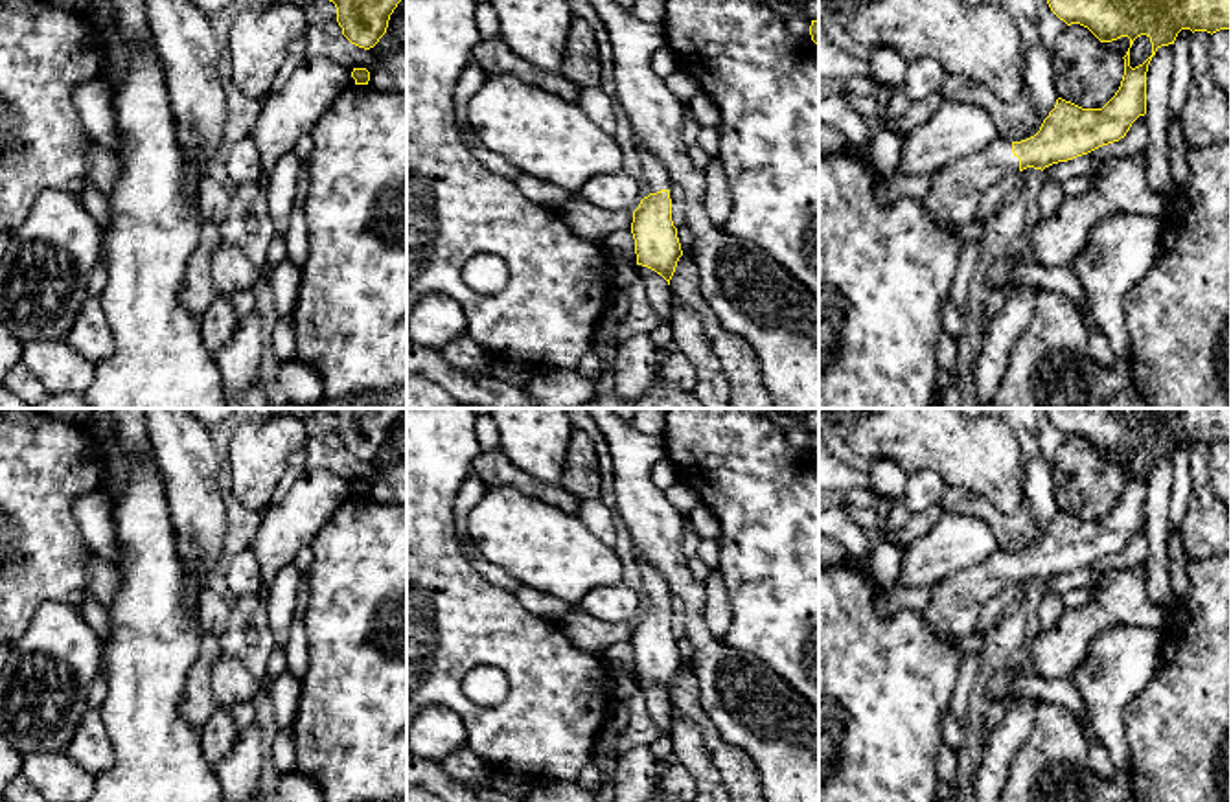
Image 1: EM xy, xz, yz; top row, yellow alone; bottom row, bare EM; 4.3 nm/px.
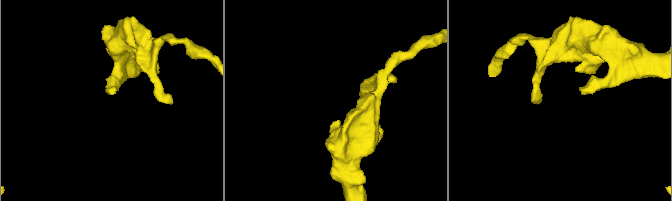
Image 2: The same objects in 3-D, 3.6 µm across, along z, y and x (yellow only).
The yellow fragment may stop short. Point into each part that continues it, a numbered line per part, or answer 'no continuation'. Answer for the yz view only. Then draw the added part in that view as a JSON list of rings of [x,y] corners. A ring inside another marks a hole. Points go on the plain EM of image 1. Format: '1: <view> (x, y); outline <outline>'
1: yz (955, 600); outline [[[997,550],[983,563],[935,581],[931,600],[920,611],[924,624],[938,638],[957,644],[975,631],[983,605],[1018,583],[1019,570],[1012,565],[1012,554]]]

